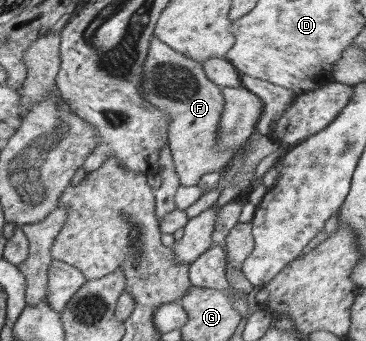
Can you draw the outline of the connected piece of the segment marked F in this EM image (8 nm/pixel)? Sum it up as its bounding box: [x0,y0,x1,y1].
[141,37,238,186]

